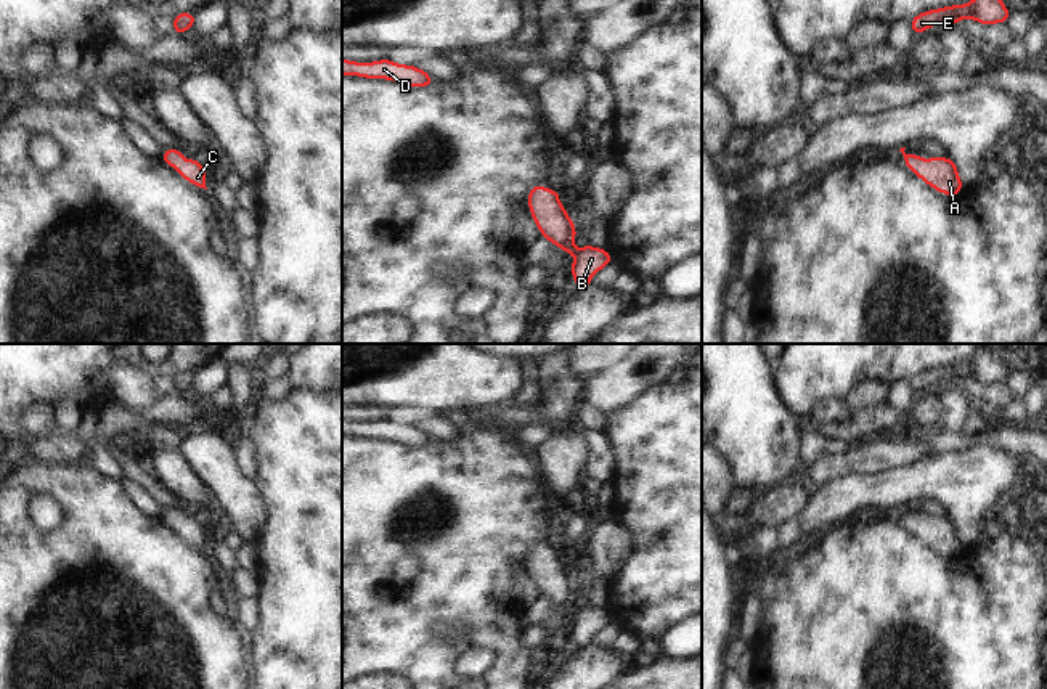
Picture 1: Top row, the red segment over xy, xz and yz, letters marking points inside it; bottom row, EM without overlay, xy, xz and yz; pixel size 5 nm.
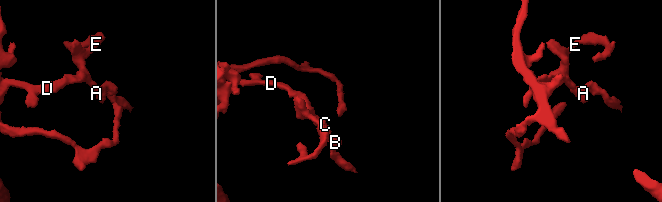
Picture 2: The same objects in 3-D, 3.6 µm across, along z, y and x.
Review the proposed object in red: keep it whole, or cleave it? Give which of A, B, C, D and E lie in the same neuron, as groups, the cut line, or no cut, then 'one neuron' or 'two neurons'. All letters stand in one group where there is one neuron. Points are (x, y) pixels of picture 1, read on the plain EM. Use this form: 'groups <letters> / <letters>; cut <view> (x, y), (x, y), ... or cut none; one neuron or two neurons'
groups A B C D E; cut none; one neuron

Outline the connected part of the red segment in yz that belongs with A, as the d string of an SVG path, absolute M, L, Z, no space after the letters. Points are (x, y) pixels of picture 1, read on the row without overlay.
M906 508L899 509L904 516L904 525L911 527L914 535L920 536L936 551L946 552L949 557L959 554L963 543L960 541L954 520L947 517L931 517L923 520L912 512L906 514L904 509Z

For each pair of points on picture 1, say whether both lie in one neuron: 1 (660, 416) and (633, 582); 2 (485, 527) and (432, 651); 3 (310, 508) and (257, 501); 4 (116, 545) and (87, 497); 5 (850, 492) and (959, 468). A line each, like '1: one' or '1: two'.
1: one
2: one
3: two
4: one
5: one

